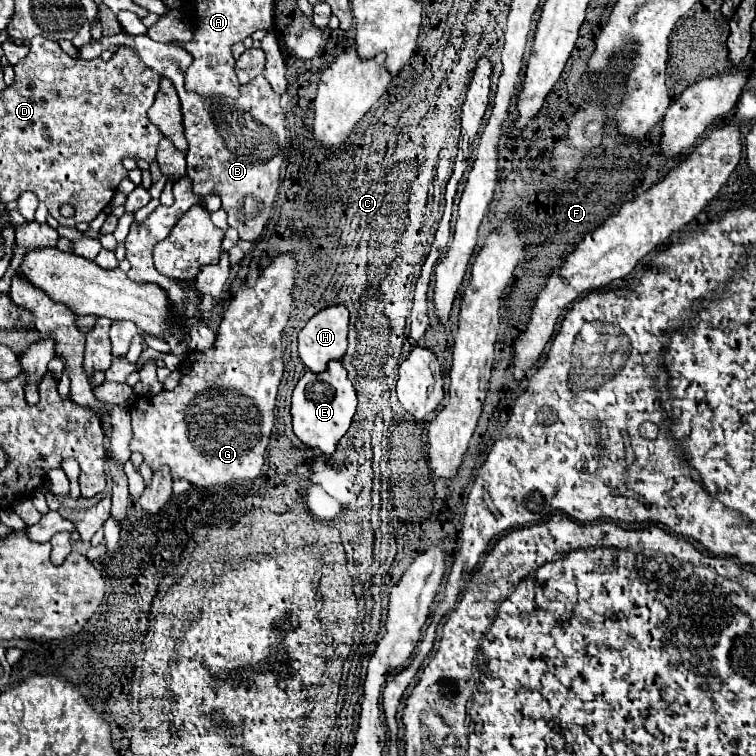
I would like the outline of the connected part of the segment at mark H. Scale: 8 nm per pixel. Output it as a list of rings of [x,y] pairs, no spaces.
[[[343,305],[315,313],[299,331],[299,357],[313,373],[325,371],[331,359],[341,359],[347,351],[349,311]]]

